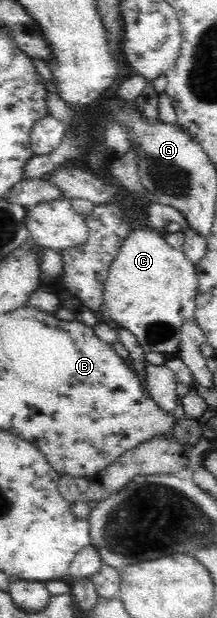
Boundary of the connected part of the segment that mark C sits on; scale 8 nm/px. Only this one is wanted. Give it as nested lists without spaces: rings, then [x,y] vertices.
[[[135,229],[119,248],[119,254],[113,260],[109,268],[109,276],[105,280],[103,302],[107,306],[106,319],[132,332],[145,352],[177,354],[180,348],[182,324],[195,318],[197,286],[199,281],[195,264],[184,255],[182,249],[173,248],[162,233],[153,229]]]

